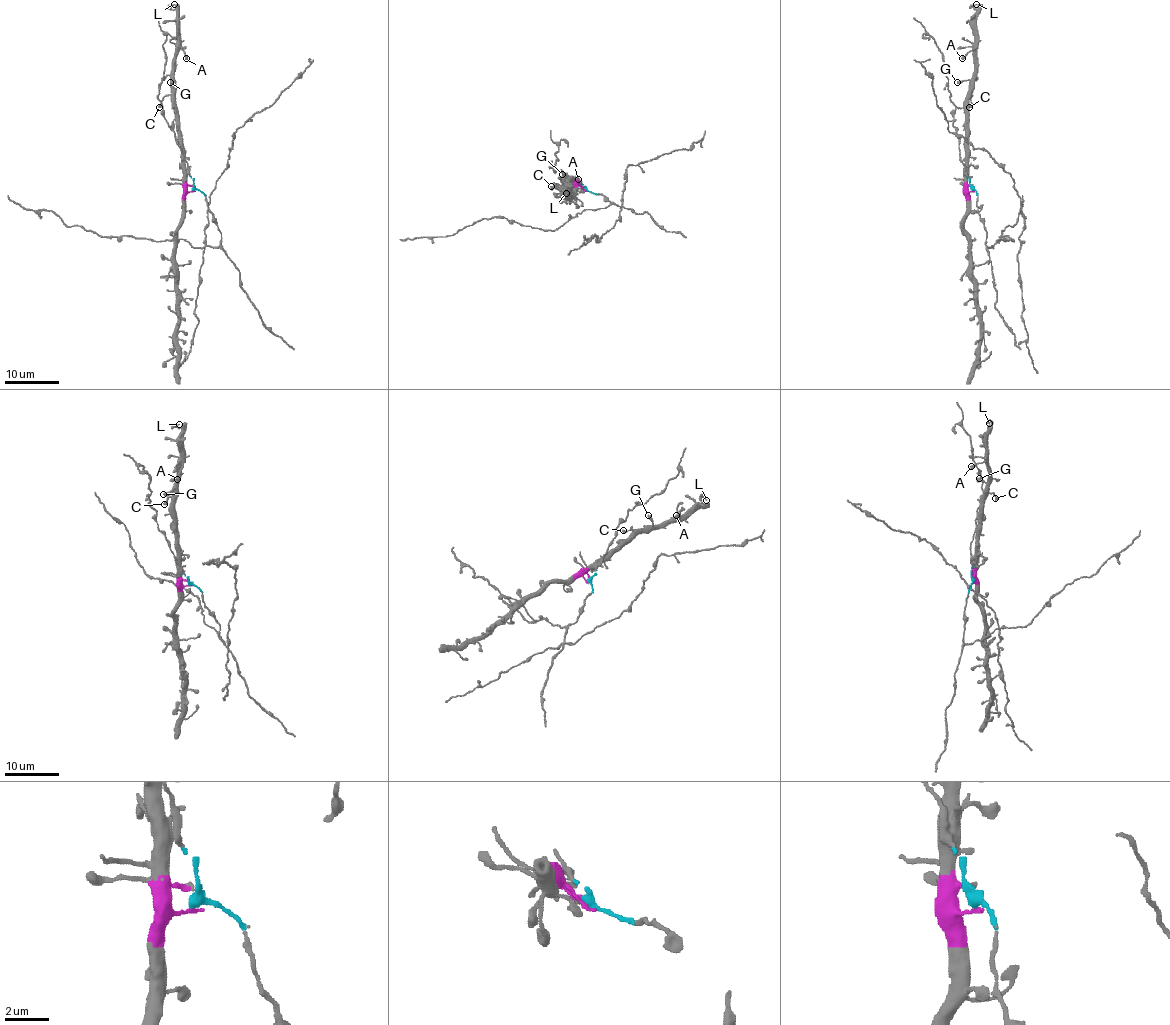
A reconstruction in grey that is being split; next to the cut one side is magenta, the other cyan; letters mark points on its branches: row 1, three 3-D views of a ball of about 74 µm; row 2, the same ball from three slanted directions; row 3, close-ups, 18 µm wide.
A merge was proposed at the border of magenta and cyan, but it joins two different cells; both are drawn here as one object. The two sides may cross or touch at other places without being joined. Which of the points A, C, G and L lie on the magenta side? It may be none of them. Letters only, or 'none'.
A, C, G, L

